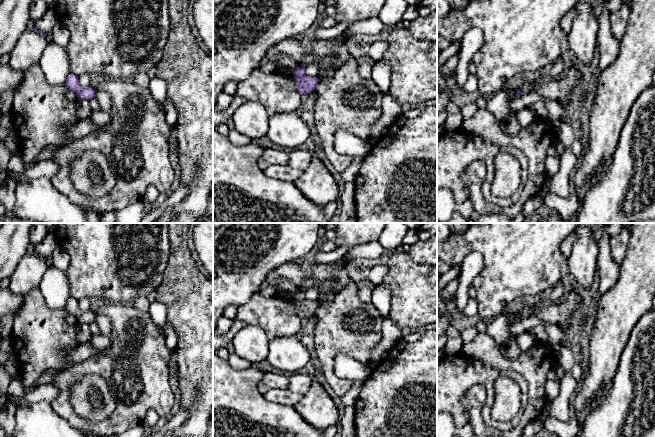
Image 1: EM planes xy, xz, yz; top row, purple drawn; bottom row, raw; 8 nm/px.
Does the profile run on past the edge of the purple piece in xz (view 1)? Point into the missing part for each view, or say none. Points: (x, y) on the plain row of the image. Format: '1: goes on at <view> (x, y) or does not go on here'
1: does not go on here

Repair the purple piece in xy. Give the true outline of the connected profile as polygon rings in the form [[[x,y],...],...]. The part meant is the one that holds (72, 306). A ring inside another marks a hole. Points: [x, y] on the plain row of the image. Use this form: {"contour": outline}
{"contour": [[[72,297],[68,299],[65,310],[68,311],[70,314],[72,314],[76,318],[78,324],[81,324],[81,323],[89,324],[95,320],[95,314],[91,311],[89,312],[81,311],[79,309],[78,300]]]}

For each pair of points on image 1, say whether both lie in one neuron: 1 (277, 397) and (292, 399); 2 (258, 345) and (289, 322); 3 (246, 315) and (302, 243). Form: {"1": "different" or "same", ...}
{"1": "same", "2": "different", "3": "different"}

